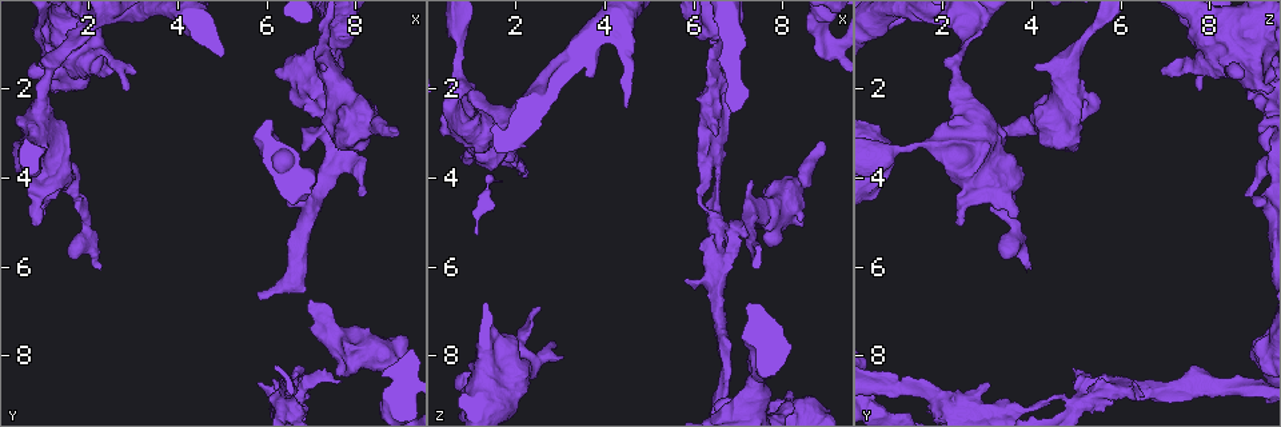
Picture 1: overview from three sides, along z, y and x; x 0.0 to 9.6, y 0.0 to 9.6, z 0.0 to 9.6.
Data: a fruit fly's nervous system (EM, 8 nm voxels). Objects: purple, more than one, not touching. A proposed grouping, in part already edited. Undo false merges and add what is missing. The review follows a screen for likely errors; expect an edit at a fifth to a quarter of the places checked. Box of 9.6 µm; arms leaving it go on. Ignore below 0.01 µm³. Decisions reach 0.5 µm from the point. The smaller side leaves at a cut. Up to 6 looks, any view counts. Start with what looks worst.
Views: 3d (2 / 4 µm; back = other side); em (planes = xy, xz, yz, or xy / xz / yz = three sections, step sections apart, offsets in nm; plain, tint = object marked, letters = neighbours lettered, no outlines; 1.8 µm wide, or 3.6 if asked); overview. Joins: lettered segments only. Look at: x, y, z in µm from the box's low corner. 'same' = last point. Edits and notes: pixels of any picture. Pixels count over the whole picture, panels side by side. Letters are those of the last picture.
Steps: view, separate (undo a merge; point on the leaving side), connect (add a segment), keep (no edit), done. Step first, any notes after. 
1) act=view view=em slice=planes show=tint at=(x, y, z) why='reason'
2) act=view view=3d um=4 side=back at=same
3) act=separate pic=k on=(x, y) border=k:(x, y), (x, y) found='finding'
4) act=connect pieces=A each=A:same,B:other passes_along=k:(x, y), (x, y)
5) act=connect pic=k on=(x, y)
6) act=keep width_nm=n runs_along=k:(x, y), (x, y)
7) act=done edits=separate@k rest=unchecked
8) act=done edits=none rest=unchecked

act=view view=3d um=4 side=back at=(1.85, 1.40, 7.90) why='calibre changes'

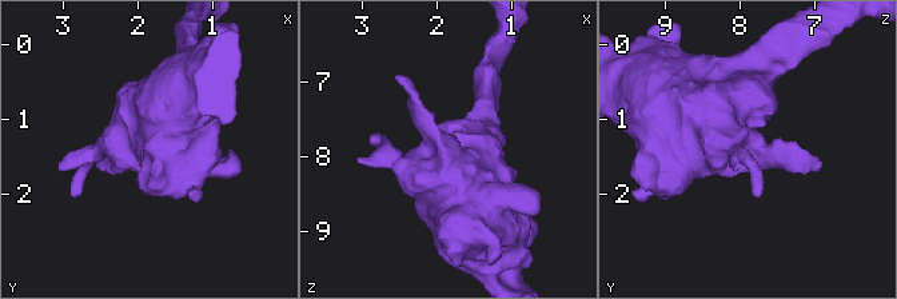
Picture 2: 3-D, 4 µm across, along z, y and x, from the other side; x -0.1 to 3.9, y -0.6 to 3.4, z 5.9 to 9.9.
act=view view=em um=3.6 slice=planes show=letters at=(1.90, 1.35, 7.85) why='shape alone is not enough'

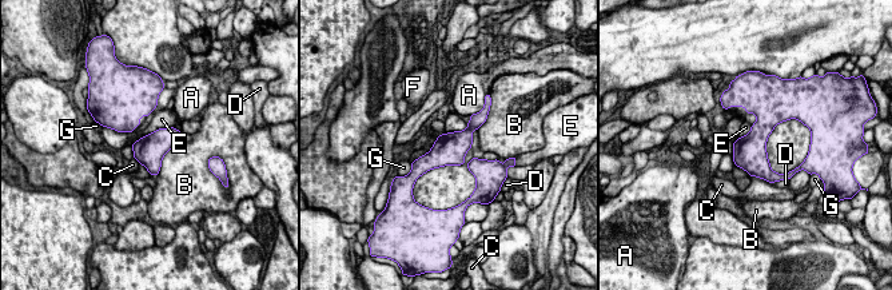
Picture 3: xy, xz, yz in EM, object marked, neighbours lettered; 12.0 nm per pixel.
act=keep width_nm=360 each=A:other,B:other,C:other,D:other,E:other,F:other,G:other border=3:(172, 126), (156, 128), (134, 143) found='continuous, no second cell'

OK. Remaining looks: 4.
act=view view=3d um=2 at=(0.75, 3.40, 1.10) why='narrows sharply'

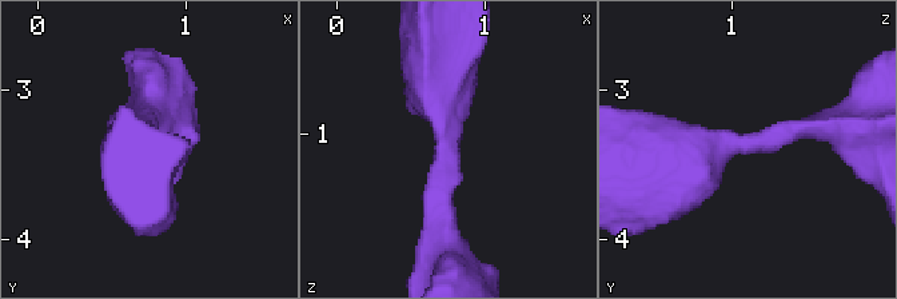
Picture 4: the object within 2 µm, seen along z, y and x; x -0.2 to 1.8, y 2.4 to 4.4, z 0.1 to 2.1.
act=view view=em slice=yz step=4 show=tint at=(0.76, 3.40, 1.08)

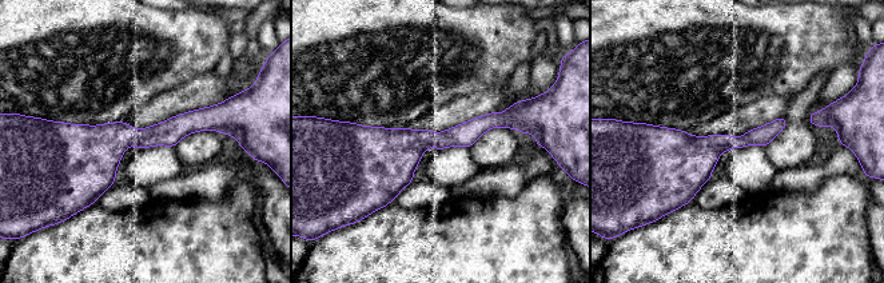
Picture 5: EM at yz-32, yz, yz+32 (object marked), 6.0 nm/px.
act=view view=em slice=planes show=letters at=same why='another direction'

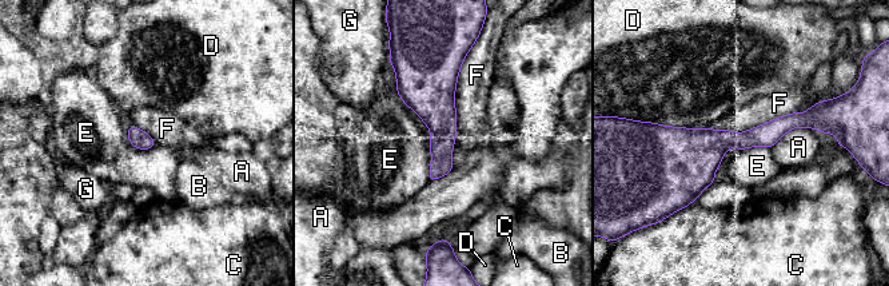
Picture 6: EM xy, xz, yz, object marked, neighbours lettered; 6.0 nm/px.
act=keep each=A:other,B:other,C:other,D:other,E:other,F:other,G:other arm_widths_nm=360,480 found='continuous, no second cell'

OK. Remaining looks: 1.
act=view view=em slice=planes show=letters at=(6.50, 8.85, 6.20) why='branch point'

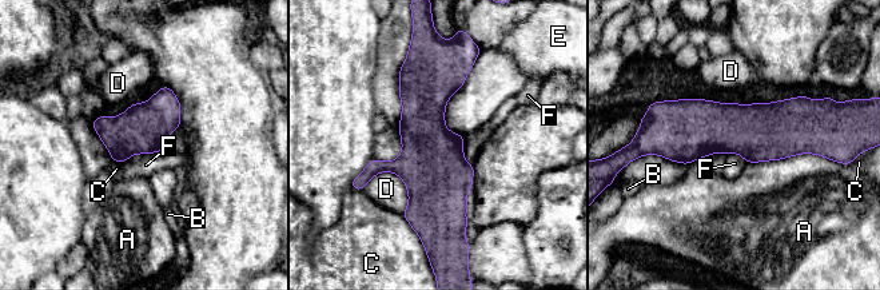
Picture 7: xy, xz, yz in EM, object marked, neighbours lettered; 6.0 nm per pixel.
act=keep each=A:other,B:other,C:other,D:other,E:other,F:other found='continuous, no second cell'

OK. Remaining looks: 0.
act=done edits=none rest=unchecked

